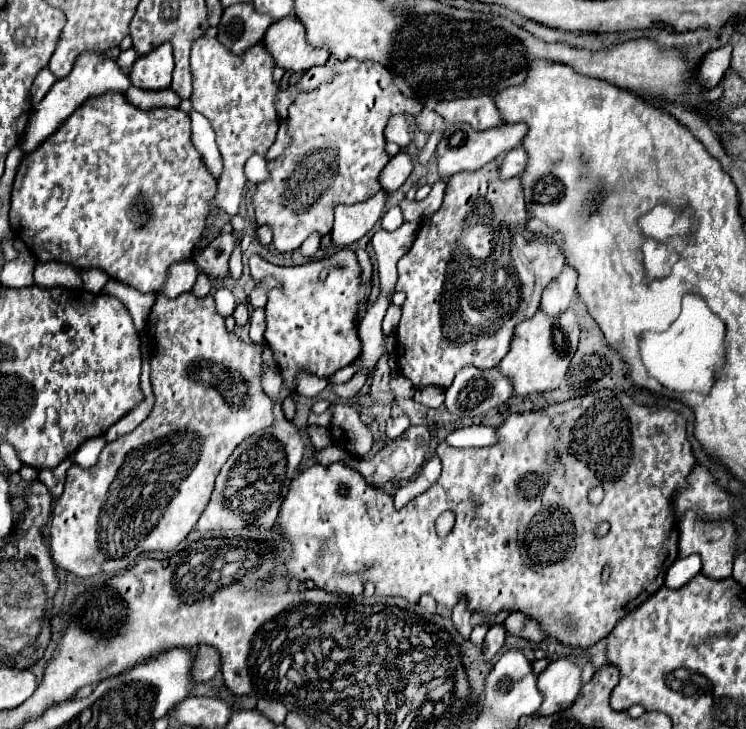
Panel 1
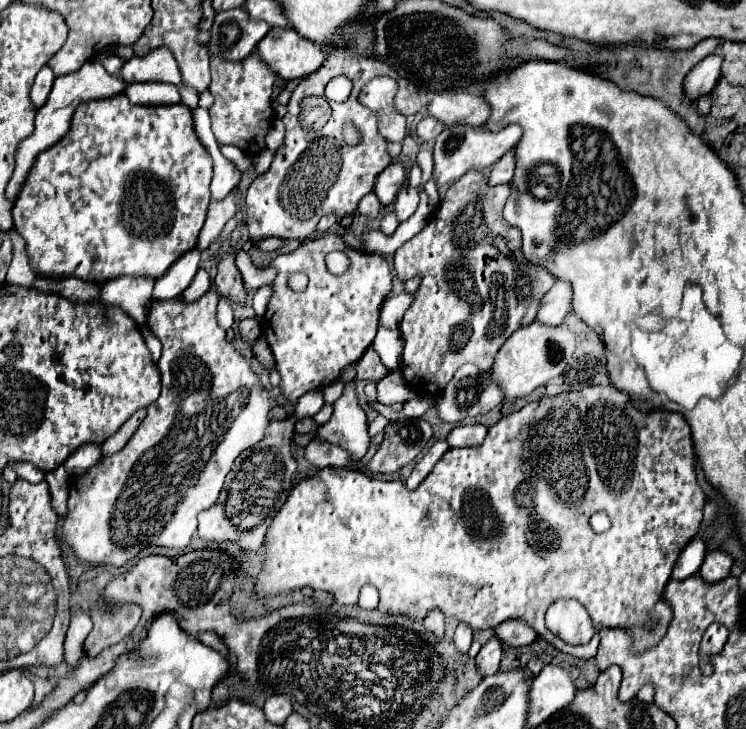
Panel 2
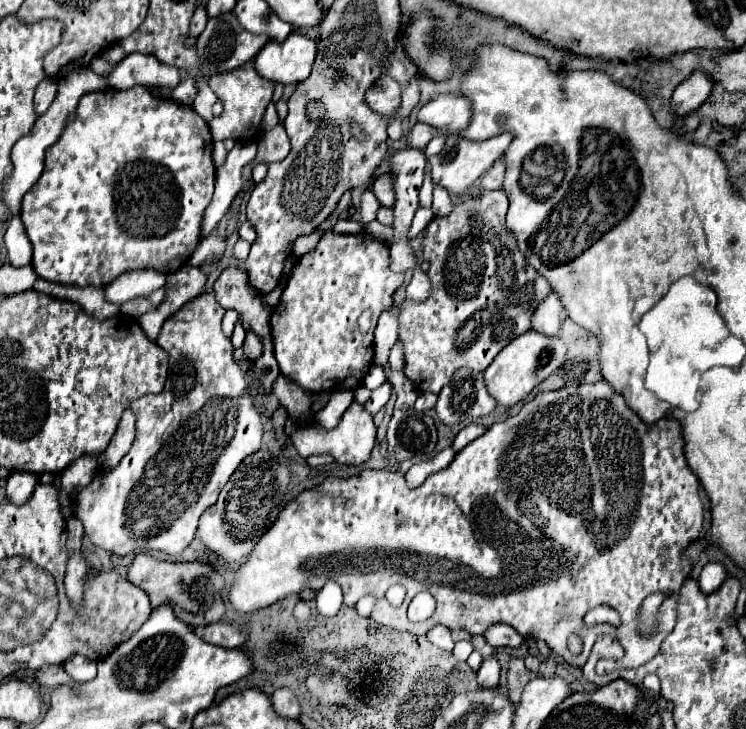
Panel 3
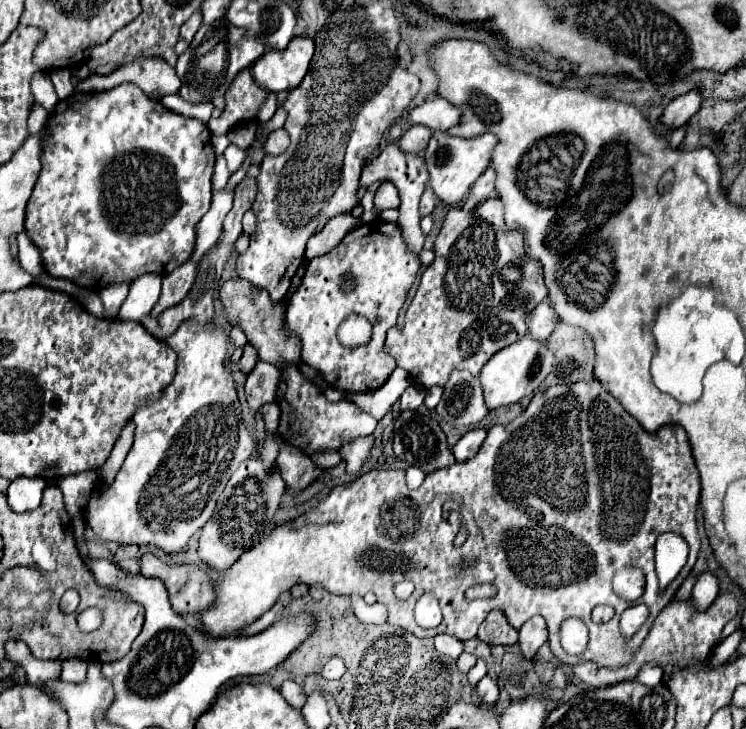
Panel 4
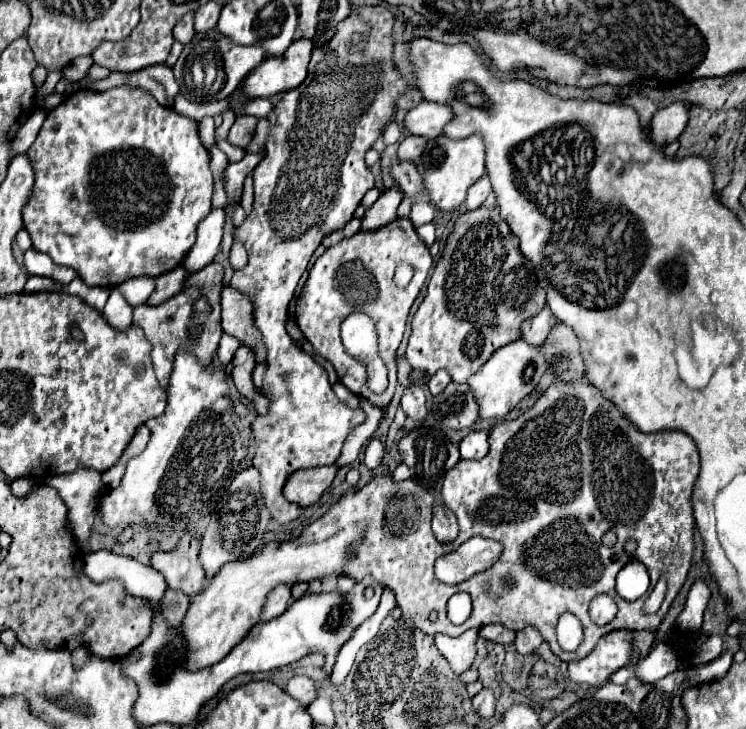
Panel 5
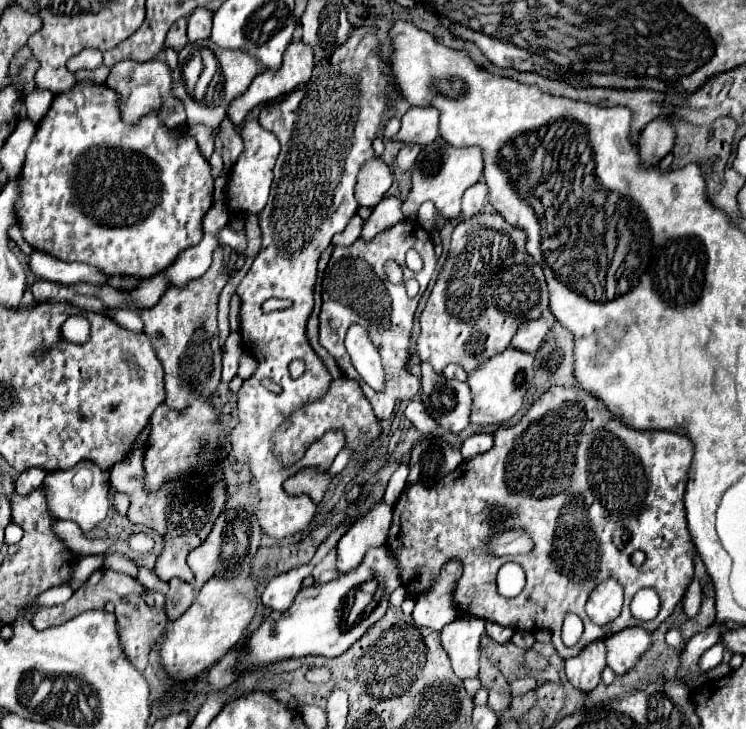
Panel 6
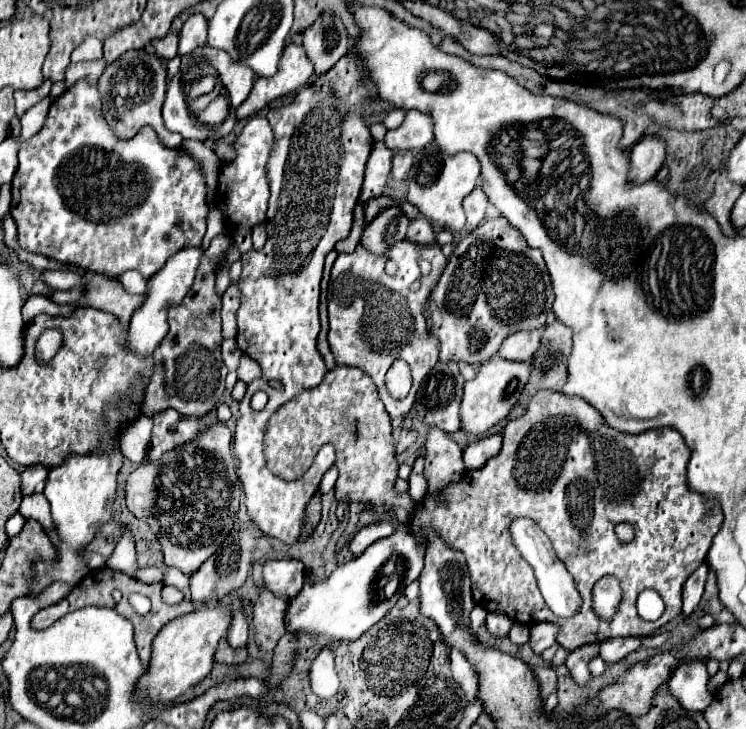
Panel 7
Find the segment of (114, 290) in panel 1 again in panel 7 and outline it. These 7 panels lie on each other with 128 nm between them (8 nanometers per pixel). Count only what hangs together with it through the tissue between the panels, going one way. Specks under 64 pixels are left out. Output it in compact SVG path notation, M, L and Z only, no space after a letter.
M182 248L180 252L176 252L176 256L172 256L168 260L168 264L164 264L164 268L160 272L156 272L156 276L152 276L152 280L148 280L148 292L146 292L146 300L140 308L134 310L132 318L130 318L130 338L128 338L128 346L134 348L136 354L140 356L148 356L154 352L156 344L160 344L160 338L166 336L168 332L168 324L166 324L166 308L168 304L180 304L180 298L186 296L188 288L192 286L196 268L200 266L204 250L202 248Z

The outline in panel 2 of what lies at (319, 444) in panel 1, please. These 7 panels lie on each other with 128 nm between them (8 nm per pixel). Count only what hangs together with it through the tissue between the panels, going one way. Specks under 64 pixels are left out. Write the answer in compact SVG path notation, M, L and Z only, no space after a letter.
M304 418L304 420L300 420L300 422L296 422L296 434L298 436L302 436L302 434L316 434L316 430L318 430L318 424L312 420L312 418Z

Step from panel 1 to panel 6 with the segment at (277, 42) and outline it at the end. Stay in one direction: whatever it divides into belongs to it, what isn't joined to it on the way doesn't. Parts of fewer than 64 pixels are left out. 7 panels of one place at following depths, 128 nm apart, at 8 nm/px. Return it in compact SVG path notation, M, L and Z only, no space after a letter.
M292 42L292 44L286 48L286 52L284 52L284 62L282 62L282 66L280 66L278 70L264 70L262 74L258 74L258 76L252 80L252 84L248 86L248 90L246 90L244 94L240 94L238 98L234 98L234 100L230 102L230 106L228 106L226 112L228 112L228 118L232 120L232 124L234 124L234 126L240 126L240 124L244 122L244 116L246 116L254 106L258 106L258 104L262 104L262 102L268 102L268 100L274 100L274 98L278 98L278 96L282 96L282 94L288 94L288 92L292 92L294 88L306 84L306 82L310 80L312 66L314 66L312 48L310 48L308 44L304 44L304 42Z

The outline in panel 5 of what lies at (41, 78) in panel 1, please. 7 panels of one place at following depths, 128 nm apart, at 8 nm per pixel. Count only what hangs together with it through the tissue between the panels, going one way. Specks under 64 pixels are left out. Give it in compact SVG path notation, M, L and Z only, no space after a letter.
M36 110L32 114L32 118L26 120L24 128L20 128L20 132L16 134L16 144L12 144L12 154L22 154L22 152L28 152L28 148L32 146L32 142L36 140L38 132L40 132L40 126L46 118L46 110Z

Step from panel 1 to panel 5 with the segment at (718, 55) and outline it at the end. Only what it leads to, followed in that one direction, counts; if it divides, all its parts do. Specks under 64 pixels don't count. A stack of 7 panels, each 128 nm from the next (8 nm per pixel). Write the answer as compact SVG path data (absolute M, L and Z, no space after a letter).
M674 102L662 110L658 110L650 124L650 138L658 146L666 146L676 140L688 122L688 102Z

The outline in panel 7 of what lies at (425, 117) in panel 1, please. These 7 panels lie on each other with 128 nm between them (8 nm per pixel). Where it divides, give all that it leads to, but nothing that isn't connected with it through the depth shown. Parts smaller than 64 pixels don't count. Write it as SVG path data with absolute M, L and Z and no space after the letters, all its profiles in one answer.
M402 150L402 152L396 152L394 160L392 160L392 176L396 180L402 180L406 178L406 174L410 172L412 168L412 162L414 162L414 154L410 150Z

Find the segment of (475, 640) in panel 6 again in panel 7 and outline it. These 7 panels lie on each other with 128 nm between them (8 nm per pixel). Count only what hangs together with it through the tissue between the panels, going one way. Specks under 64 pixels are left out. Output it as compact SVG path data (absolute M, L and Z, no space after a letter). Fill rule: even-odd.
M476 606L472 612L470 612L470 632L476 636L476 632L478 632L478 628L484 624L484 620L486 620L486 610L484 608L480 608L480 606ZM450 648L450 666L452 666L452 674L454 680L460 684L460 688L466 692L468 702L472 702L476 698L478 692L478 684L476 684L476 672L472 662L468 660L468 656L464 652L460 652L458 648Z

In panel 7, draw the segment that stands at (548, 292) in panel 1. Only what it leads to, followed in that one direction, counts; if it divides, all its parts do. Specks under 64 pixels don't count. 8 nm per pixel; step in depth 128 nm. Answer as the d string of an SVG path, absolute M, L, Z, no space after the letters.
M542 328L514 332L512 336L508 336L508 340L504 340L498 356L508 360L530 360L540 346L540 338L542 338Z

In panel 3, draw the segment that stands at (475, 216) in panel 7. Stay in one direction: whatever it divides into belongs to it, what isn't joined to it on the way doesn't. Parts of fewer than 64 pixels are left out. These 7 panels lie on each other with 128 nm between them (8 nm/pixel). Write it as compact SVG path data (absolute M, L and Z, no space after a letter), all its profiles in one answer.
M500 158L496 160L496 164L484 174L480 186L482 190L500 190L502 182L504 182L504 174L506 174L506 162Z

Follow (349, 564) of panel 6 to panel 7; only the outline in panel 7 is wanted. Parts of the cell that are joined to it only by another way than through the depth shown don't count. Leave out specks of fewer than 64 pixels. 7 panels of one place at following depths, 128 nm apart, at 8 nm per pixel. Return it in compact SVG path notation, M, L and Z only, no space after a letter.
M383 519L374 524L368 524L364 526L360 532L356 532L356 536L350 540L350 552L354 556L360 556L372 542L376 540L382 540L382 538L388 538L391 536L398 525L392 519Z

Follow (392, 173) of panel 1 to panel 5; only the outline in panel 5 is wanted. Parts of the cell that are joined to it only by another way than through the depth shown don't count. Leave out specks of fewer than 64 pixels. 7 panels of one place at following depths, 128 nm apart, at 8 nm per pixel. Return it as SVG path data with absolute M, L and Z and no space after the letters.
M388 188L380 194L380 198L366 210L362 218L362 228L364 230L376 230L384 224L390 224L396 220L396 210L402 200L402 192L398 188Z

